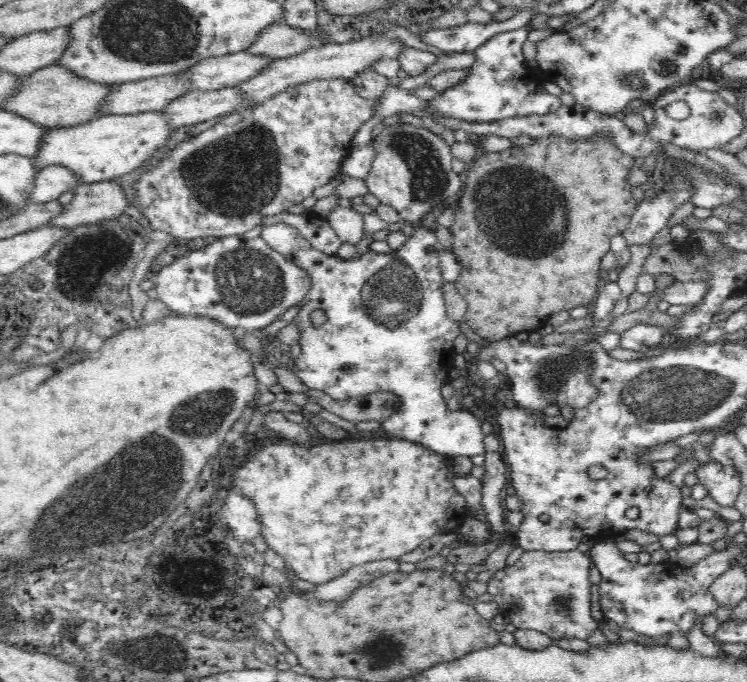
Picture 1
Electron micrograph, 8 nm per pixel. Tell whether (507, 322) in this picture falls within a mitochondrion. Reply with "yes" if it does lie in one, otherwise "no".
no

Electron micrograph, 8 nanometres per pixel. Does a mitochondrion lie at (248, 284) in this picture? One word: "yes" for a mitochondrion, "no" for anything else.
yes

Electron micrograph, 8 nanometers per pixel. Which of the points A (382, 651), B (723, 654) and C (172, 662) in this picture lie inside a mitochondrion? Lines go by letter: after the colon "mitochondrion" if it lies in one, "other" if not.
A: mitochondrion
B: other
C: mitochondrion

